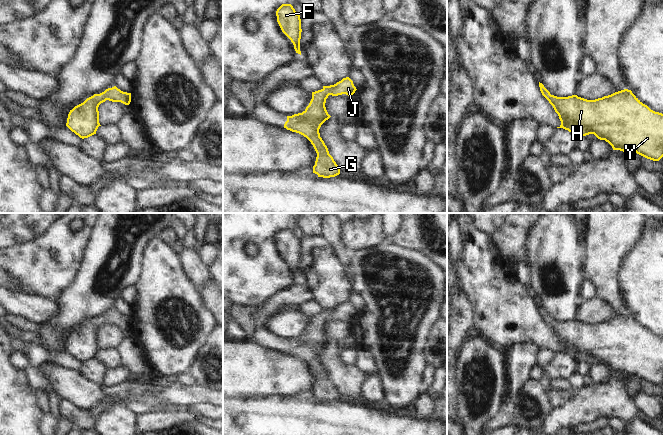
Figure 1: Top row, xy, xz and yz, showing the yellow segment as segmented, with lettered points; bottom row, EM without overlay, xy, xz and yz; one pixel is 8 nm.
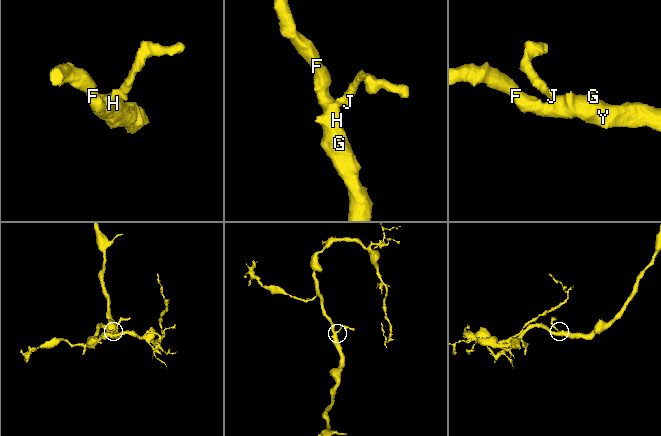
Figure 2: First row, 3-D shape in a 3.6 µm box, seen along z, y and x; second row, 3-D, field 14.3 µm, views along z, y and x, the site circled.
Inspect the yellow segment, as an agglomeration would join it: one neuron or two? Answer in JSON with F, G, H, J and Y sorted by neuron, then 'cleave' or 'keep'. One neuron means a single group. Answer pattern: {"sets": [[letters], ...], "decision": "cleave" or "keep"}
{"sets": [["F", "G", "H", "J", "Y"]], "decision": "keep"}

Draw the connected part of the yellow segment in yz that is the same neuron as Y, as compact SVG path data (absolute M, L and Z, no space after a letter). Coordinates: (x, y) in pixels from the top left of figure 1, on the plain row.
M540 306L539 311L559 340L561 349L557 352L568 354L577 362L594 358L598 363L608 366L613 374L636 376L653 385L663 381L663 338L643 328L631 314L624 313L602 322L587 324L577 319L551 319Z

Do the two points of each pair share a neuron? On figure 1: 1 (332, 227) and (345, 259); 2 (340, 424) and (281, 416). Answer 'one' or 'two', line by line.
1: one
2: one

